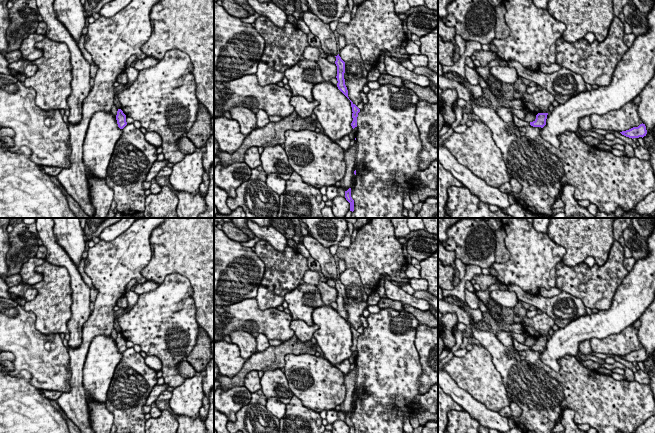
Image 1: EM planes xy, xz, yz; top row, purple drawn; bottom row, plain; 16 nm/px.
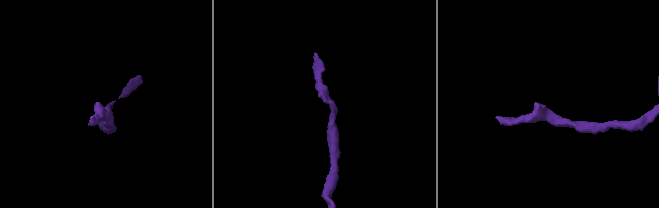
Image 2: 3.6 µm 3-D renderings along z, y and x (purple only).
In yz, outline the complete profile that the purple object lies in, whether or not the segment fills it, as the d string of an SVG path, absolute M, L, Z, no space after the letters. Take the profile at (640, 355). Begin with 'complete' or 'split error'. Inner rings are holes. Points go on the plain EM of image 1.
complete; M640 348L638 351L633 351L629 354L620 356L622 359L629 361L629 362L639 362L644 361L647 358L646 350L645 348Z

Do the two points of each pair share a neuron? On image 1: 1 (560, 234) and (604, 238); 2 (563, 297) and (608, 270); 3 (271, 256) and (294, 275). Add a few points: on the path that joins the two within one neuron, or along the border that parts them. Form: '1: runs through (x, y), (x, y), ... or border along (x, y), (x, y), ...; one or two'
1: runs through (571, 234), (590, 234), (593, 237); one
2: border along (562, 290), (578, 297), (585, 306); two
3: runs through (277, 262), (288, 271); one

